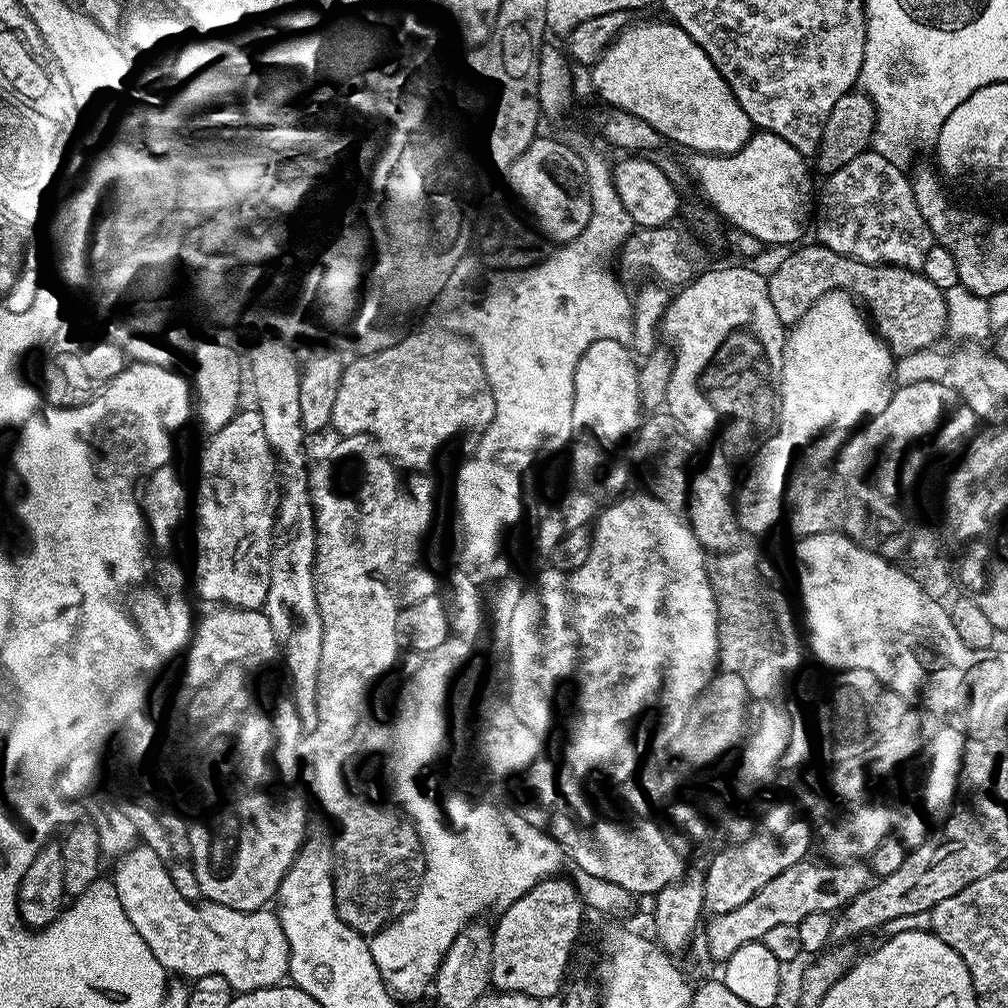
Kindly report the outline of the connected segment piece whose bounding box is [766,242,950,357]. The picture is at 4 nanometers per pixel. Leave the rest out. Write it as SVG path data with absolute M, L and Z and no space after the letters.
M804 242L793 247L789 251L793 252L766 276L770 302L774 302L774 310L784 325L797 324L818 298L839 290L863 302L866 308L868 303L867 311L875 327L886 337L889 348L897 357L931 348L944 331L949 331L950 315L948 302L944 300L945 289L934 286L923 271L909 271L894 264L867 264L836 253L822 243L811 243Z

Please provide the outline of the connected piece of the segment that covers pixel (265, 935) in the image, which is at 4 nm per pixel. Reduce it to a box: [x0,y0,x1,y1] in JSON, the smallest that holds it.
[110,846,288,993]

